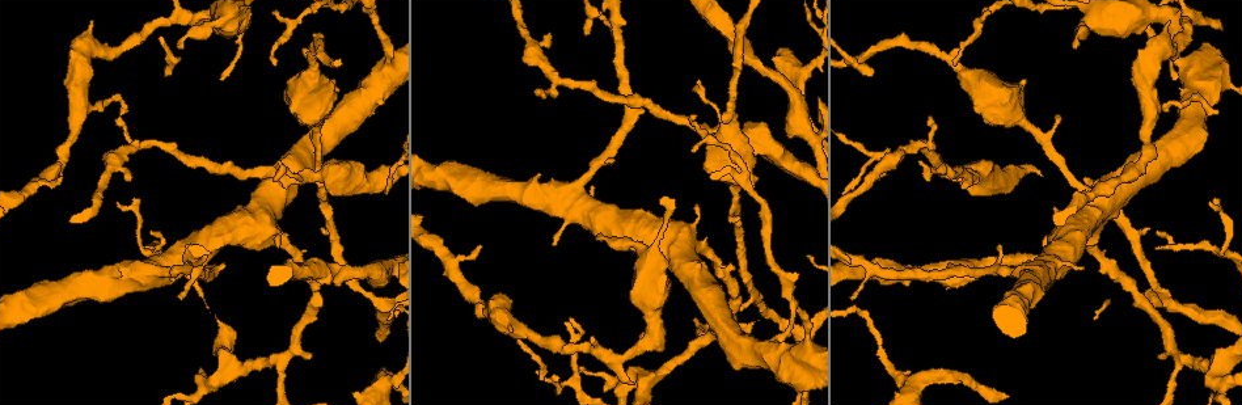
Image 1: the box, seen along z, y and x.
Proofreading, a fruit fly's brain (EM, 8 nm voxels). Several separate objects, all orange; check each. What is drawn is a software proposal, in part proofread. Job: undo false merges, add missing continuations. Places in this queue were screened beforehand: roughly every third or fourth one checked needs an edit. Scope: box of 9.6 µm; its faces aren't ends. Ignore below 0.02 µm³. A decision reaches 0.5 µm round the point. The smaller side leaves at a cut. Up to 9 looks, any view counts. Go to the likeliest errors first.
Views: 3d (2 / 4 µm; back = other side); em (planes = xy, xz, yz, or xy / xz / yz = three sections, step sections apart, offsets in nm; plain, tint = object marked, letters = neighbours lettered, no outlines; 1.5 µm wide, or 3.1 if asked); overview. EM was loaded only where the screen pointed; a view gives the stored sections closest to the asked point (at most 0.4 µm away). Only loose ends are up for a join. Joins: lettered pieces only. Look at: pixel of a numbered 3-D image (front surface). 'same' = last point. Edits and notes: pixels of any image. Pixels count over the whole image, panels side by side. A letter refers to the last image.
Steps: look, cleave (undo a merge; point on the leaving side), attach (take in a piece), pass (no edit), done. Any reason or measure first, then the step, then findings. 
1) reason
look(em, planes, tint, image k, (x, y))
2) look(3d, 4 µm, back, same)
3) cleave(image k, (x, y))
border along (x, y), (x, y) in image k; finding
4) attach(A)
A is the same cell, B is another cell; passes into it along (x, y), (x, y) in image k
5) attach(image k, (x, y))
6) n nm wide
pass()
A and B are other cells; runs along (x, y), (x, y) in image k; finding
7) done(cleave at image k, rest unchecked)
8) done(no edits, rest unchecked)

free end
look(em, xz, step 4, tint, image 1, (553, 245))

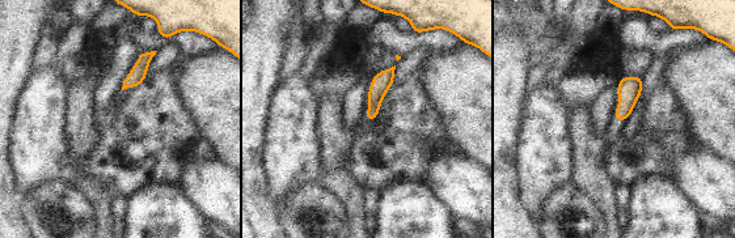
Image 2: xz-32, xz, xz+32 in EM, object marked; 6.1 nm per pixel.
look(em, planes, letters, same)

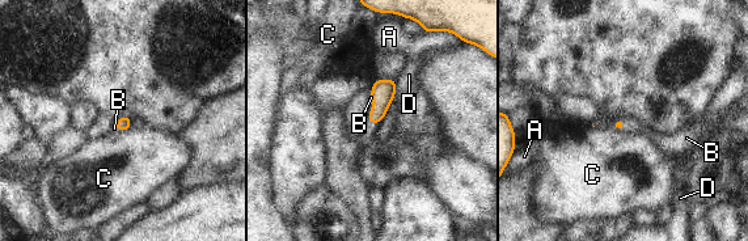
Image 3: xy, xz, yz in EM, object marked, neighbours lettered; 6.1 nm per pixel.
attach(B)
B is the same cell, A, C and D are other cells; passes into it along (383, 92), (372, 122), (368, 130) in image 3; it goes on there

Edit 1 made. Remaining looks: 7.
look(overview)

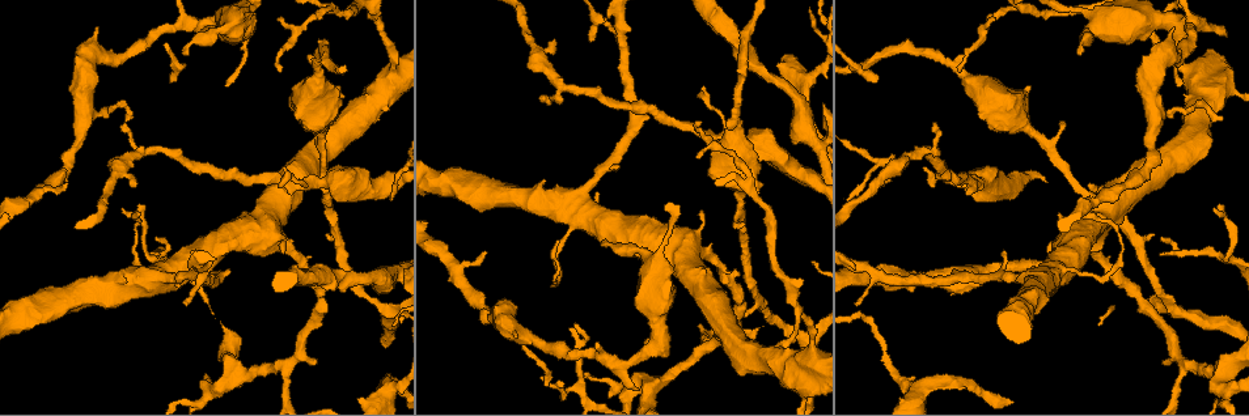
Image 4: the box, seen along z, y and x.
branch stops here
look(em, yz, step 8, tint, image 4, (702, 89))

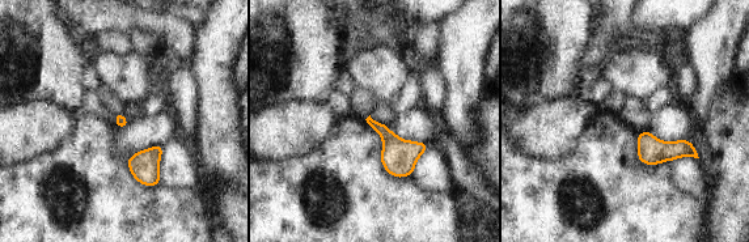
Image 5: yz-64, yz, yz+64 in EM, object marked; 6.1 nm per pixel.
look(em, yz, step 8, letters, same)

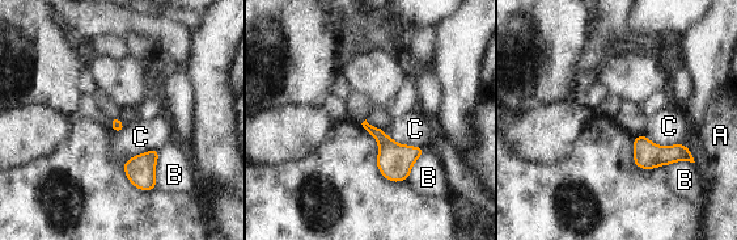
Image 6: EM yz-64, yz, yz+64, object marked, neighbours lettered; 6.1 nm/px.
70 nm wide; C touches over 260 nm
pass()
A, B and C are other cells; no lettered piece goes on from it

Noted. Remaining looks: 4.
three arms meet
look(em, planes, letters, image 4, (703, 346))

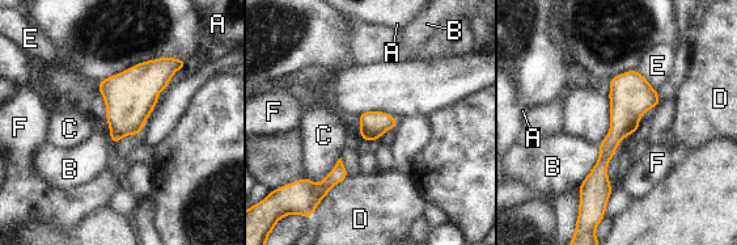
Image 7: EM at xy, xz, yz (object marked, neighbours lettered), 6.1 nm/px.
pass()
A, B, C, D, E and F are other cells; border along (341, 156), (321, 181), (306, 177) in image 7; all the same cell

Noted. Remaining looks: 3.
done(attach at image 3, rest unchecked)

